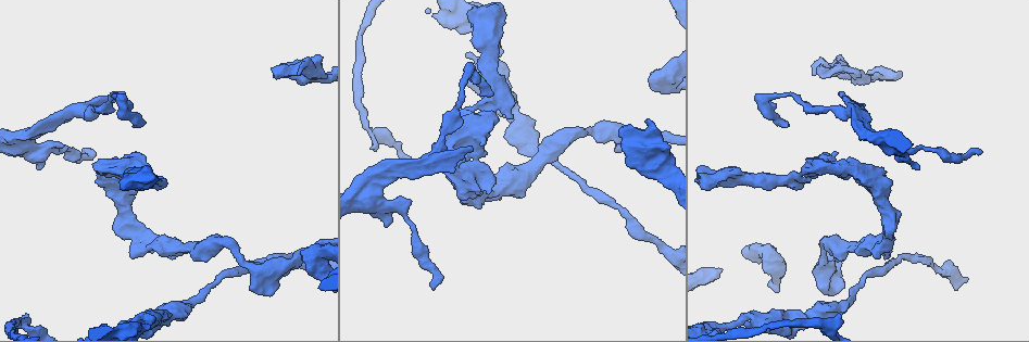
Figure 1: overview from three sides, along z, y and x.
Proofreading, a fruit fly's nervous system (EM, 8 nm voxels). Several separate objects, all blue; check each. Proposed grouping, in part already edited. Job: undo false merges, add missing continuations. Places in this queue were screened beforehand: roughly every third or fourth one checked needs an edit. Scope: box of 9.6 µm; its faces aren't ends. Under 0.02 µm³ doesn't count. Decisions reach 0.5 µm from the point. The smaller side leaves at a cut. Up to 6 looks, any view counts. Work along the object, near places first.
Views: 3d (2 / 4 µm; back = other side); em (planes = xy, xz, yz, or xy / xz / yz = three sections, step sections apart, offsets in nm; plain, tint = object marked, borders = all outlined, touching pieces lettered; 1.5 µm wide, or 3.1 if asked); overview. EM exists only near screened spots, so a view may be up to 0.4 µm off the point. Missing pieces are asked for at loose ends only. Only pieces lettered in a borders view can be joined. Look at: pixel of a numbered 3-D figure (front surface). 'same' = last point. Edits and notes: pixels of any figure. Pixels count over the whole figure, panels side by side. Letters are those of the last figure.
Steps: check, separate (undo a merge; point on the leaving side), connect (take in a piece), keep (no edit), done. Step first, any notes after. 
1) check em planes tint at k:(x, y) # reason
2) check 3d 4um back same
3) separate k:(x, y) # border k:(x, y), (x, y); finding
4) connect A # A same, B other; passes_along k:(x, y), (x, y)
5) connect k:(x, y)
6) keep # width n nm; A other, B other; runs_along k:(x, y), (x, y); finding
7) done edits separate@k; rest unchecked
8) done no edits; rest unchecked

check em yz step 4 borders at 1:(510, 117) # free end

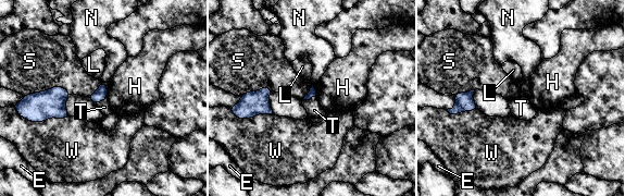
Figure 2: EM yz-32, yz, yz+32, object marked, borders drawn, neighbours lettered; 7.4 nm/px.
check em planes borders same # another direction

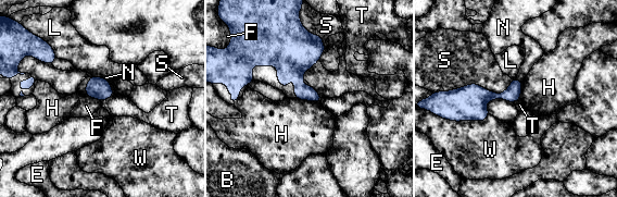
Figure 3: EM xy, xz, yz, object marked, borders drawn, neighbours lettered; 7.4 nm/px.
keep # longest_contact S 550 nm; B other, E other, F other, H other, L other, N other, S other, T other, W other; border 3:(296, 97), (302, 100), (319, 102); none of them fits

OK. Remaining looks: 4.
check 3d 2um at 1:(492, 93) # long arm stops here

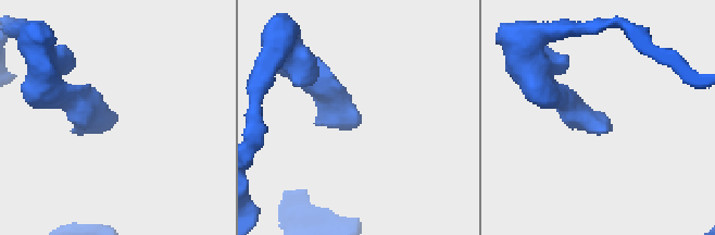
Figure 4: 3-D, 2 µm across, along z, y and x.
check em xz step 8 borders at 4:(359, 121)

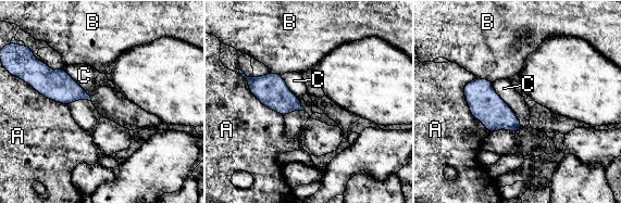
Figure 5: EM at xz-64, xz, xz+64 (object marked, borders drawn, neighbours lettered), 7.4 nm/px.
check em planes borders same # cut it another way

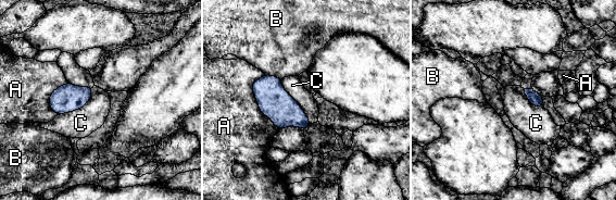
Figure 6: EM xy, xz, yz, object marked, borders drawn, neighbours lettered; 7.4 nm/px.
keep # A other, B other, C other; border 6:(93, 87), (84, 105), (58, 115); none of them fits

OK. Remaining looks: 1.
check em planes borders at 1:(299, 74) # an open end

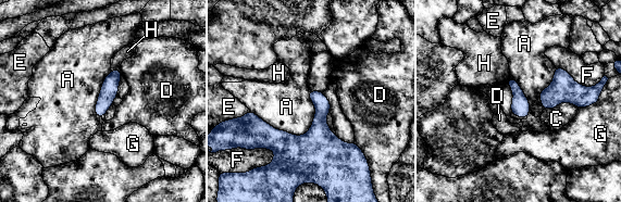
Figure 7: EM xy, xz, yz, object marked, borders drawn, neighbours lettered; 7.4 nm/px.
keep # A other, C other, D other, E other, F other, G other, H other; runs_along 7:(118, 72), (100, 109), (100, 114); none of them fits

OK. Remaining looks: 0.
done no edits; rest unchecked

